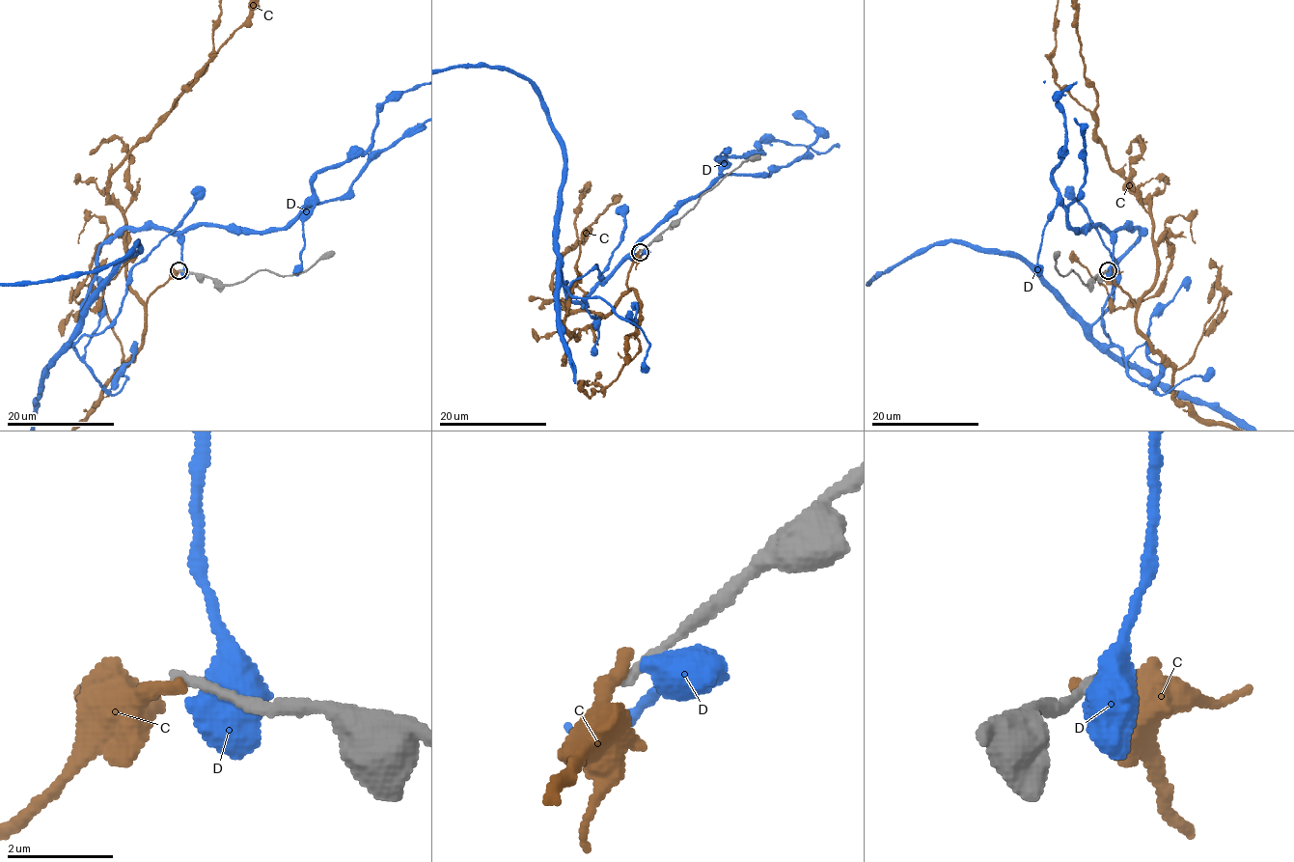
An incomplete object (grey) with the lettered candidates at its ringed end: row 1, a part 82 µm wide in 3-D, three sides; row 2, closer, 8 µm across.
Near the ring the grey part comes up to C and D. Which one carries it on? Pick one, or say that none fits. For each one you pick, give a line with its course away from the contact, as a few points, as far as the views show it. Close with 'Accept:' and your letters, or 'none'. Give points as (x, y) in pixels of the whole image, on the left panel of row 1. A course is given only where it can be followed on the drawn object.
Accept: none

